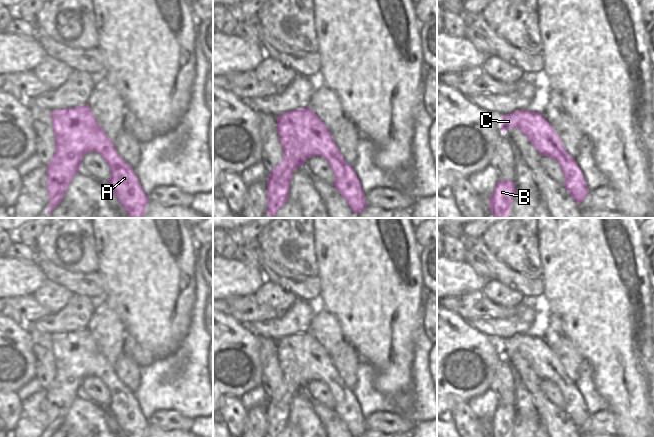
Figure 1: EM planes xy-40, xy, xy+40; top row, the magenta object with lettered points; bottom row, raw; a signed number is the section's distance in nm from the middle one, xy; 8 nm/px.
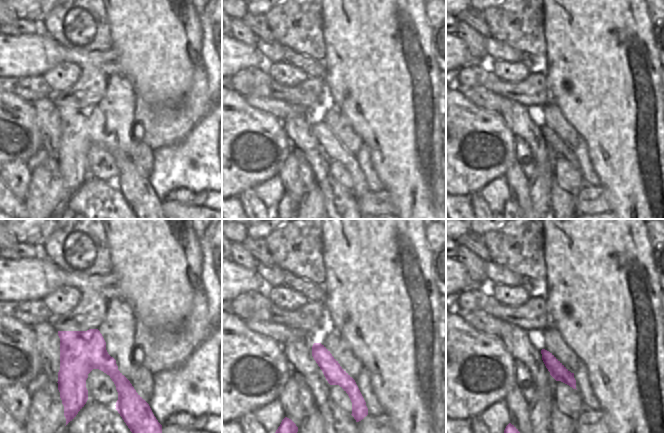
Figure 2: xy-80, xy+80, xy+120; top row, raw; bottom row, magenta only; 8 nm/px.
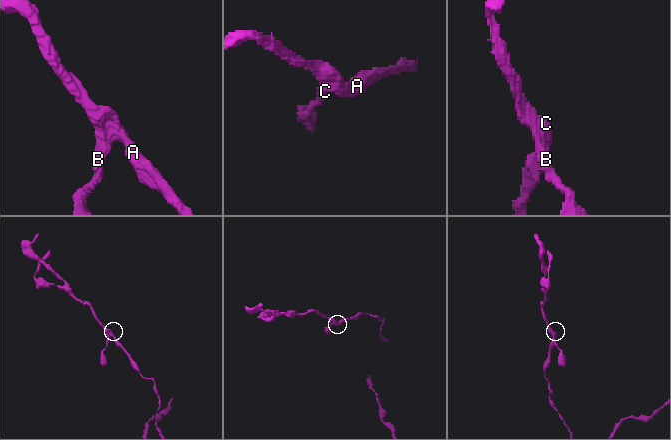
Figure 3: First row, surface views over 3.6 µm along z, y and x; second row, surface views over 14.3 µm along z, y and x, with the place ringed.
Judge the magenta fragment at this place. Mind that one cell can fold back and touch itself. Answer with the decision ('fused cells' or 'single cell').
single cell

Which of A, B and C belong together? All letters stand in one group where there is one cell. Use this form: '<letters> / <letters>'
A B C

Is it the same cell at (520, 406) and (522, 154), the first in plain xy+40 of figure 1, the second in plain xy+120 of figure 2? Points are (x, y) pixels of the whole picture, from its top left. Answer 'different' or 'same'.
same

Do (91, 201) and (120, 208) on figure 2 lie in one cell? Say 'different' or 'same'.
same

